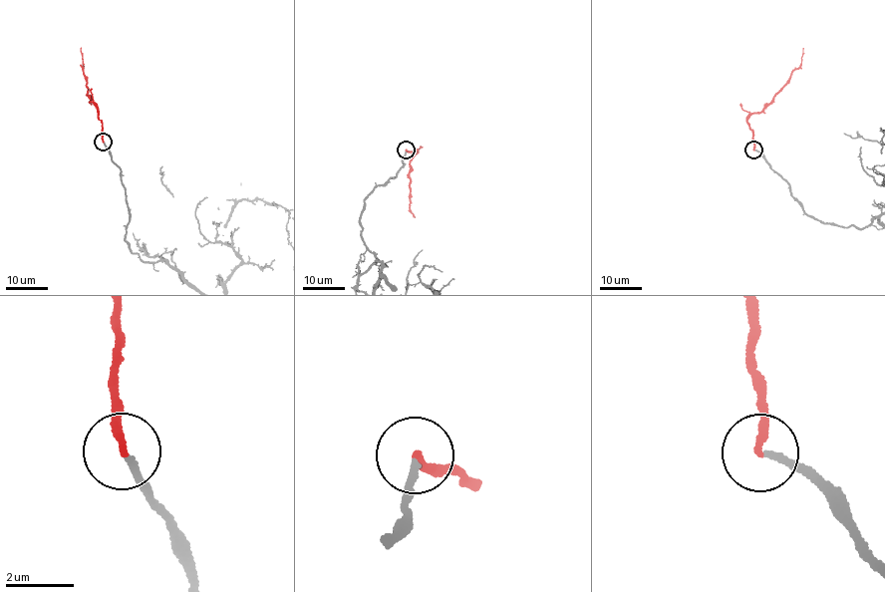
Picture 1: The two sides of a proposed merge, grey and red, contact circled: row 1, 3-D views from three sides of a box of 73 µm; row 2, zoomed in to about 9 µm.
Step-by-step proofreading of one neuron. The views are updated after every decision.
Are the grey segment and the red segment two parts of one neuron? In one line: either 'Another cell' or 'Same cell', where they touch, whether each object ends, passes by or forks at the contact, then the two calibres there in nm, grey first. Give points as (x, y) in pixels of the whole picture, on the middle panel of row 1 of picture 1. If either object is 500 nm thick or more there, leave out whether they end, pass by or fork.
Same cell. Place: (406, 149). At the ring grey ends. At the ring red ends. Thickness 190 nm (grey) against 220 nm

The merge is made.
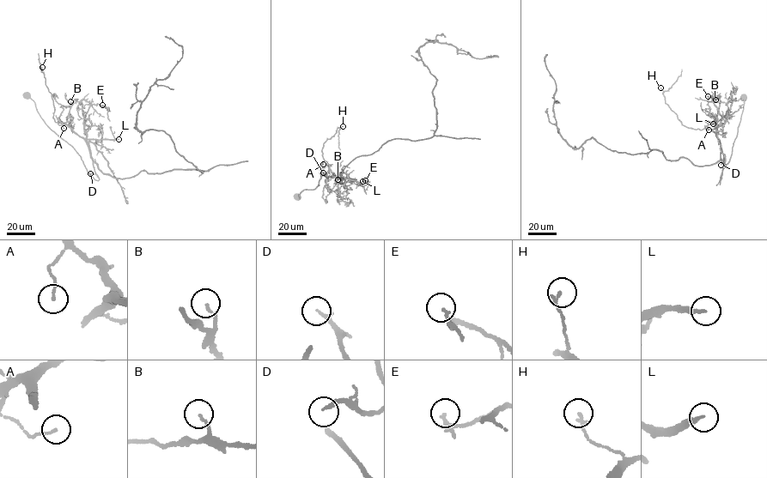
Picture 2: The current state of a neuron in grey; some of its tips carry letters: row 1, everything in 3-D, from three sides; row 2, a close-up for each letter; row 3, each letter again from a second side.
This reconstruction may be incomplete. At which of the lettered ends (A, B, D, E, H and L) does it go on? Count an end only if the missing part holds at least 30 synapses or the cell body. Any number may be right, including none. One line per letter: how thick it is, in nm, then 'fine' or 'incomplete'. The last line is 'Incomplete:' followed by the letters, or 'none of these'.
A: 130 nm | fine
B: 110 nm | fine
D: 180 nm | fine
E: 110 nm | fine
H: 150 nm | fine
L: 200 nm | incomplete
Incomplete: L

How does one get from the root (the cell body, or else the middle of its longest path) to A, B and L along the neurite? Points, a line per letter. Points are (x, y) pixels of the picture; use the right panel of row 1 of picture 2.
A: (742, 97), (744, 103), (737, 136), (729, 161), (723, 169), (720, 141), (715, 133), (709, 130)
B: (742, 97), (737, 136), (729, 161), (723, 169), (721, 143), (712, 130), (725, 123), (727, 106), (715, 99)
L: (742, 97), (744, 103), (737, 136), (729, 161), (723, 169), (723, 154), (713, 124)

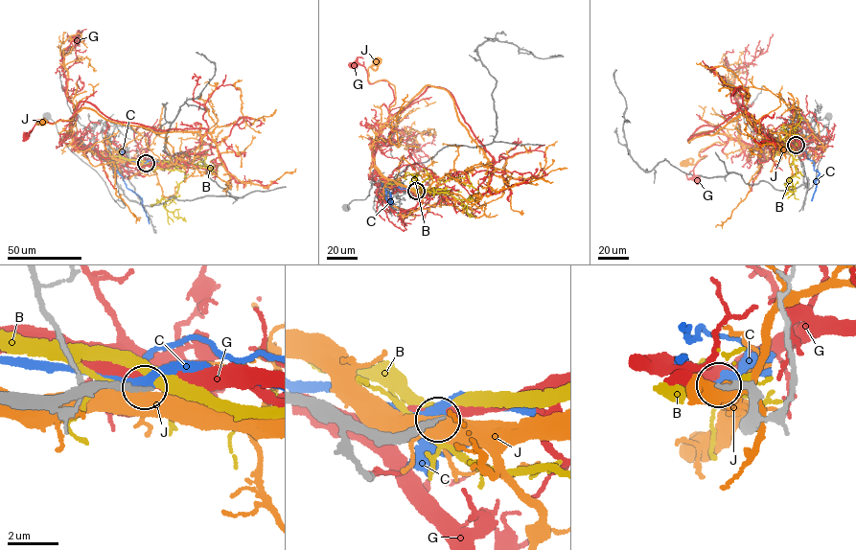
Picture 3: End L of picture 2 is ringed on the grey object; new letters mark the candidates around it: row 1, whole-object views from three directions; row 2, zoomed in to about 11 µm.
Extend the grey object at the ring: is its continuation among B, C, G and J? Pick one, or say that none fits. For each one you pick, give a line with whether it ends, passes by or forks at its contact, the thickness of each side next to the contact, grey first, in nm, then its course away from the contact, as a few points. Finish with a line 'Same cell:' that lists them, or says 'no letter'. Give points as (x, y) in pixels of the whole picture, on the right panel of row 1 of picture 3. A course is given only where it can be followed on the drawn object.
Same cell: no letter

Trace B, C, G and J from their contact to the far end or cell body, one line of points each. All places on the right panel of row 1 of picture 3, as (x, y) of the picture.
B: (797, 145), (786, 145), (796, 172), (790, 178), (796, 191), (784, 194)
C: (797, 145), (806, 152), (806, 156), (814, 163), (814, 170), (819, 173), (811, 200)
G: (796, 145), (794, 151), (738, 139), (714, 145), (700, 151), (706, 156), (694, 167), (696, 178)
J: (796, 145), (793, 151), (760, 153), (730, 139), (702, 149), (700, 156), (706, 155), (694, 164), (685, 163)

